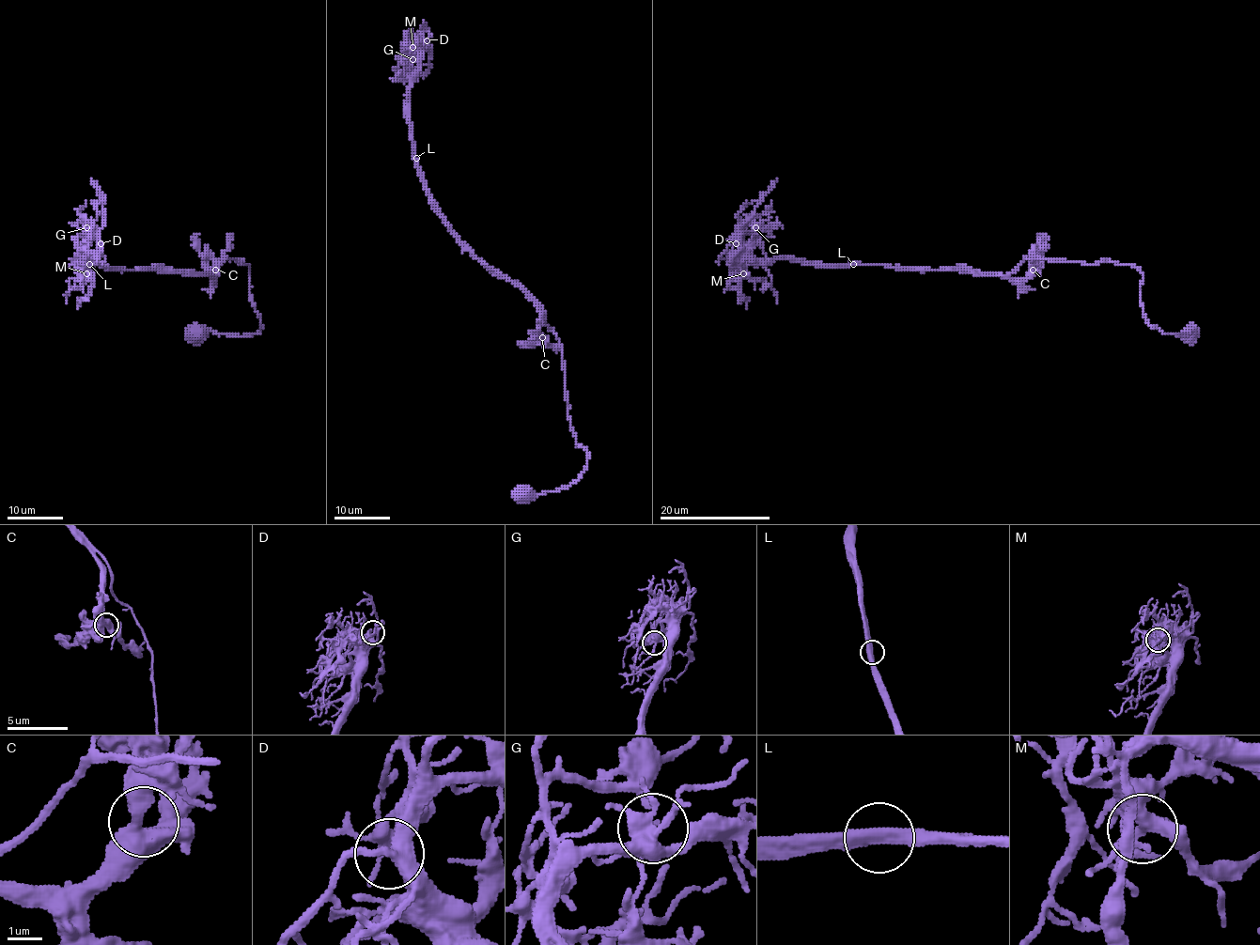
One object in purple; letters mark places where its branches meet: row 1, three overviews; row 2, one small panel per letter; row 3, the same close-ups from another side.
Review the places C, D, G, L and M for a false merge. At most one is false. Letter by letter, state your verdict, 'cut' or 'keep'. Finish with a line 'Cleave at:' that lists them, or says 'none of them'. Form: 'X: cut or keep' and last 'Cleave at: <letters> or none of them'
C: keep
D: keep
G: keep
L: keep
M: keep
Cleave at: none of them

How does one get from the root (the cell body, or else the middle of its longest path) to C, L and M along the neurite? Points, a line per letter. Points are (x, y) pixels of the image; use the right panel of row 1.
C: (973, 273), (1001, 275), (1021, 280), (1033, 270)
L: (973, 273), (955, 270), (902, 270), (854, 264)
M: (973, 273), (955, 270), (902, 270), (883, 265), (814, 265), (788, 259), (744, 259), (740, 264), (743, 273)

